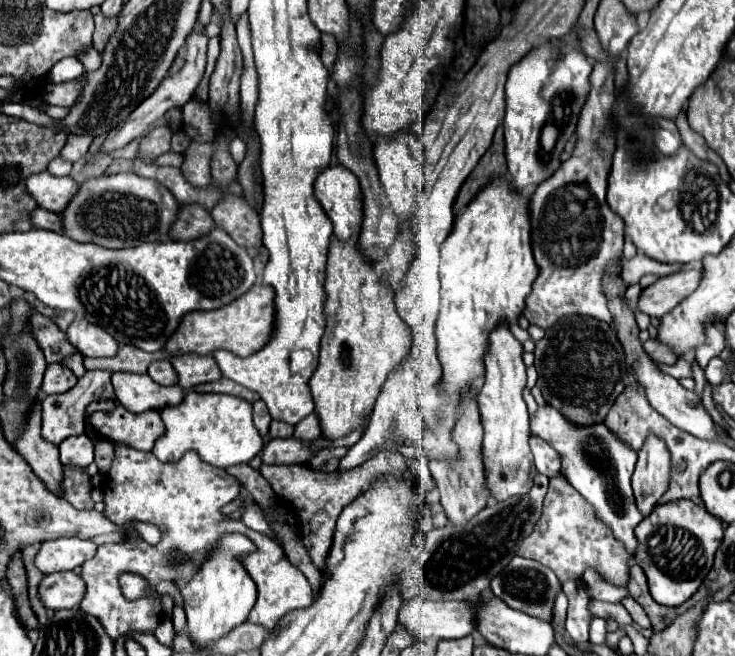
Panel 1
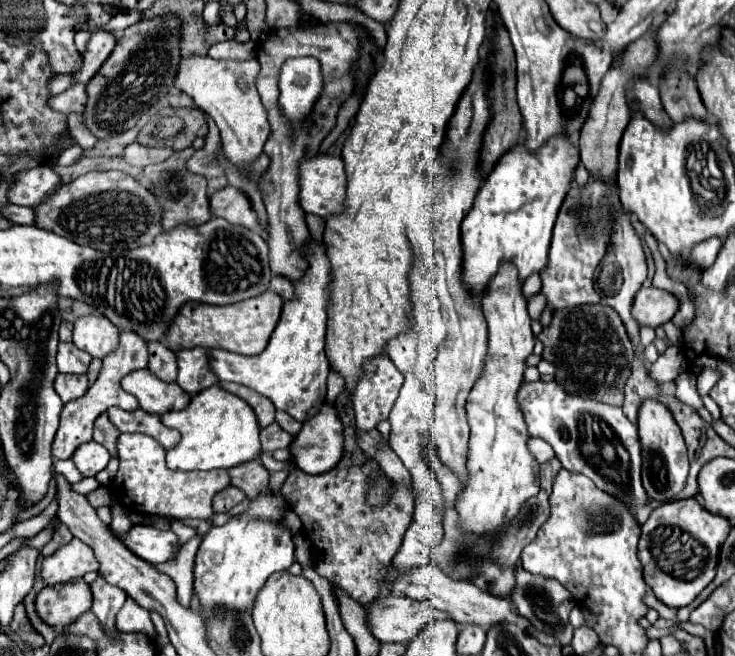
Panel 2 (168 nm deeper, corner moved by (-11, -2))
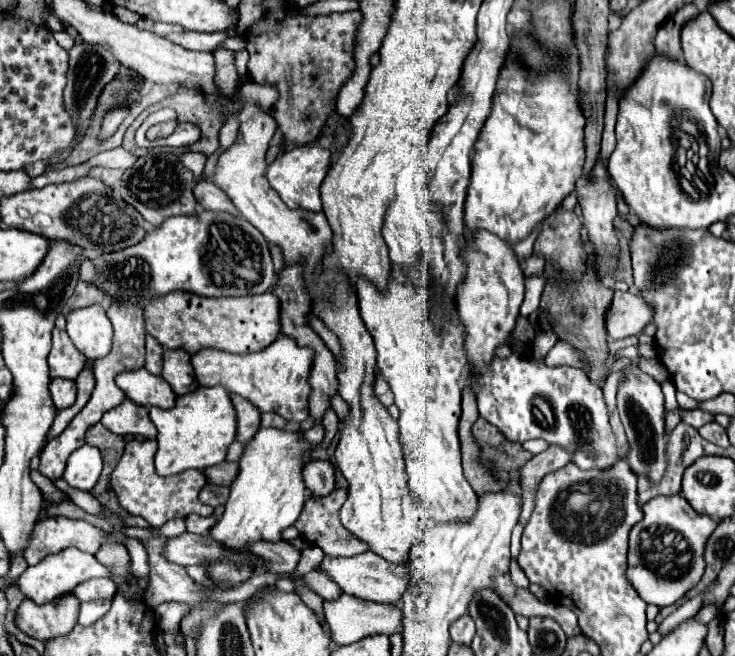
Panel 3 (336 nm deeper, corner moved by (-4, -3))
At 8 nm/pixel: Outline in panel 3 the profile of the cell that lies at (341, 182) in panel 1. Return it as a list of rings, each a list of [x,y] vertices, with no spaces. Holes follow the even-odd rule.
[[[295,146],[291,150],[281,152],[273,164],[267,166],[265,178],[273,190],[281,196],[281,200],[289,208],[305,208],[319,212],[319,186],[327,176],[331,164],[331,152],[321,146]]]

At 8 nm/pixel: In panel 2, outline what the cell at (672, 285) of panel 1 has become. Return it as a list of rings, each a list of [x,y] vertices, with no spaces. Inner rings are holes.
[[[648,287],[636,293],[632,315],[636,317],[636,321],[640,321],[640,325],[656,329],[674,317],[674,313],[678,311],[678,305],[680,301],[674,293],[656,289],[656,287]]]

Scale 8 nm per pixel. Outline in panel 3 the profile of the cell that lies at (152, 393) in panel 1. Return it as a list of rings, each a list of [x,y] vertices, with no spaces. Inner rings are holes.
[[[145,368],[117,374],[115,384],[135,404],[141,404],[141,406],[171,408],[171,406],[175,406],[175,400],[177,400],[177,396],[173,394],[171,386],[161,376],[149,374]]]

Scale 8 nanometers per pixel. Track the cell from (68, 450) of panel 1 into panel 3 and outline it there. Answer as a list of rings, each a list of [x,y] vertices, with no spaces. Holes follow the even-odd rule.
[[[83,444],[69,456],[63,478],[71,488],[89,492],[97,484],[101,476],[101,468],[103,468],[103,462],[101,462],[99,448]]]

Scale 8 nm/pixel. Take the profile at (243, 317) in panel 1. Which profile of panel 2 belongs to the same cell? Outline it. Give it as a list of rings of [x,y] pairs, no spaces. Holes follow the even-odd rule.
[[[264,291],[260,297],[224,307],[188,303],[184,305],[184,309],[178,311],[178,317],[172,321],[166,335],[166,345],[172,351],[192,347],[204,347],[204,349],[216,347],[240,355],[258,355],[260,351],[266,349],[268,339],[280,319],[280,311],[282,311],[282,297],[274,291]]]

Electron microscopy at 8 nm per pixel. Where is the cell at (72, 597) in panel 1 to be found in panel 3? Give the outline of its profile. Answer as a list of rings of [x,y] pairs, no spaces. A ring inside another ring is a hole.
[[[65,596],[43,606],[37,606],[31,600],[23,600],[17,610],[15,624],[31,638],[49,640],[69,634],[69,630],[73,630],[77,624],[77,614],[79,600],[75,596]]]

